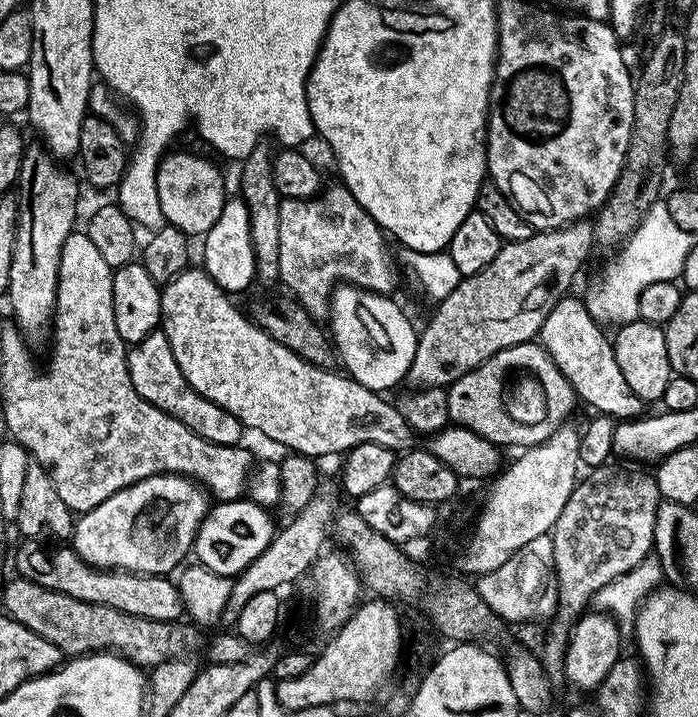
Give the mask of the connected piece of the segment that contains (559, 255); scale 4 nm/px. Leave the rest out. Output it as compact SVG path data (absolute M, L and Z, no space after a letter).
M591 219L576 220L563 228L536 230L530 238L507 241L501 247L500 253L478 274L465 276L460 285L441 299L432 316L432 321L419 333L414 350L414 362L406 377L412 386L427 386L438 388L450 386L458 378L462 378L471 368L477 368L486 362L498 350L506 350L510 346L527 344L535 341L540 334L542 322L546 322L548 312L559 300L569 295L572 283L580 272L580 267L588 260L588 255L594 249L596 229Z

